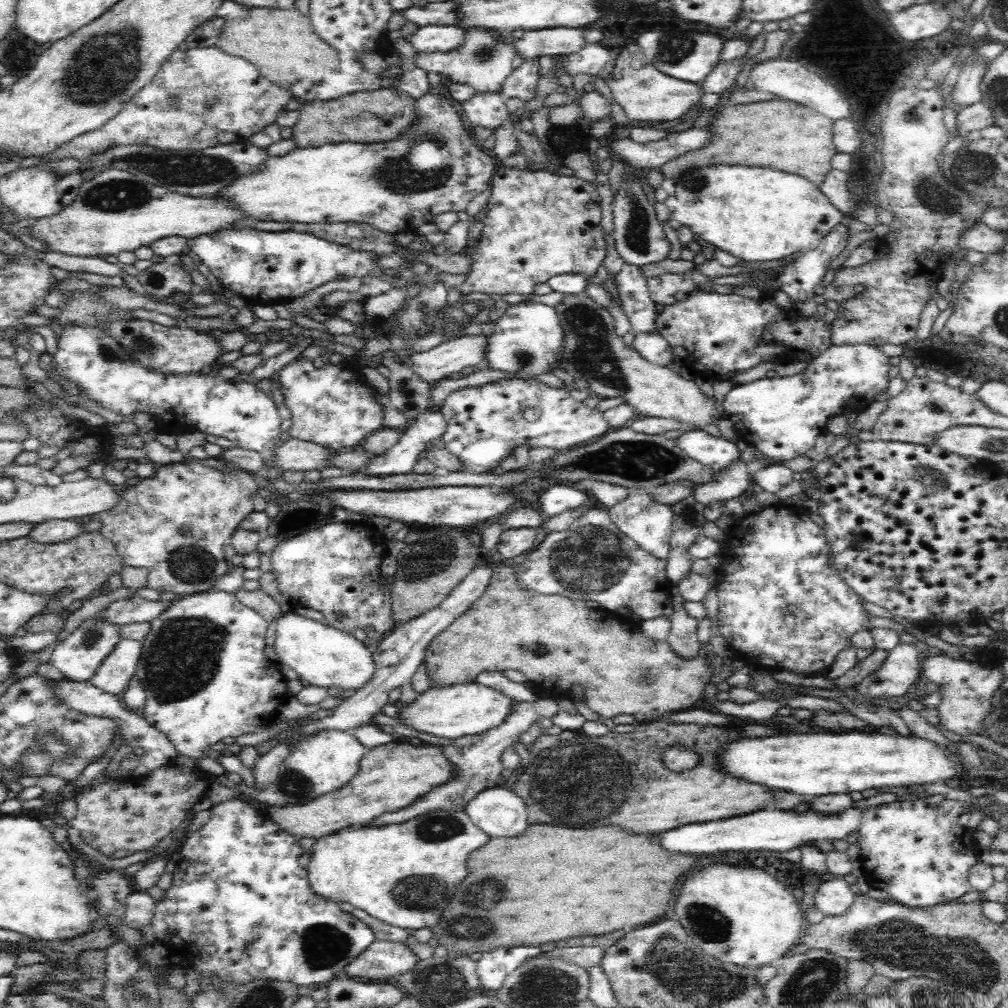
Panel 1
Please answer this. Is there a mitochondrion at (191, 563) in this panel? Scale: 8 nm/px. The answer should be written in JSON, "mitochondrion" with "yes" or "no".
{"mitochondrion":"yes"}

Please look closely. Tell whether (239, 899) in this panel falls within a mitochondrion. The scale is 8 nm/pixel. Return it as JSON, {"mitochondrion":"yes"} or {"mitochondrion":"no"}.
{"mitochondrion":"no"}

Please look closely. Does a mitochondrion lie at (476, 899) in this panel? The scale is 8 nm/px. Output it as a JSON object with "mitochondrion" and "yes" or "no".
{"mitochondrion":"yes"}

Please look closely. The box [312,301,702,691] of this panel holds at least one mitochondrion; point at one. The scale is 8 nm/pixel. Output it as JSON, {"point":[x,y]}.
{"point":[592,558]}

